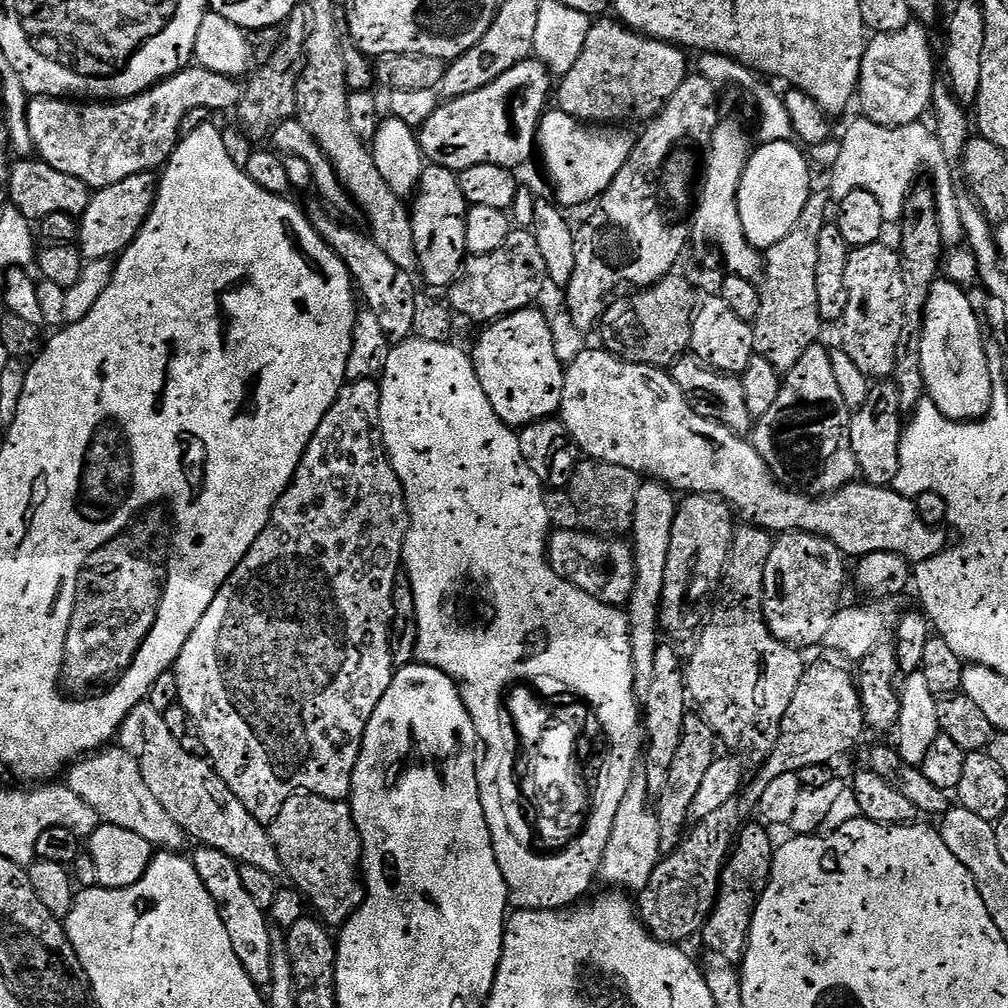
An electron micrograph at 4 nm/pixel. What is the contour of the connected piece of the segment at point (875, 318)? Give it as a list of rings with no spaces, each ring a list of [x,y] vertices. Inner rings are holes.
[[[887,243],[871,244],[851,249],[846,262],[846,314],[842,321],[844,327],[844,344],[842,350],[869,378],[888,378],[896,370],[896,351],[898,338],[902,334],[902,314],[906,306],[906,285],[902,282],[902,266],[900,253],[895,247],[887,248]]]

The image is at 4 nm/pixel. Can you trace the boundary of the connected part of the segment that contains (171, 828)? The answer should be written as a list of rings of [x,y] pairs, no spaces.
[[[112,746],[97,751],[71,765],[67,776],[67,788],[82,798],[82,802],[89,804],[100,815],[101,821],[122,827],[124,831],[133,831],[152,844],[153,849],[175,853],[183,849],[180,847],[186,843],[184,832],[170,814],[162,810],[162,804],[154,798],[154,794],[150,794],[150,788],[138,770],[138,762],[134,762],[132,755],[123,748]]]

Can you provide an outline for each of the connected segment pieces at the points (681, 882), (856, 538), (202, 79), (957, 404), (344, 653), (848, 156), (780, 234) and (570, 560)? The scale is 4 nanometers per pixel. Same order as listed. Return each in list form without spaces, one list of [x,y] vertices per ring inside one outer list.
[[[816,664],[805,667],[802,682],[798,682],[798,690],[794,690],[794,698],[790,698],[790,707],[786,709],[786,718],[780,723],[778,742],[774,742],[774,750],[768,759],[759,765],[760,773],[749,779],[741,787],[738,798],[726,802],[719,810],[706,818],[695,821],[687,829],[684,839],[672,853],[665,855],[650,874],[650,880],[644,889],[638,893],[638,915],[648,933],[664,944],[683,945],[692,935],[703,929],[705,920],[712,913],[716,904],[716,896],[720,893],[720,874],[724,871],[724,862],[728,859],[736,836],[745,824],[753,819],[759,809],[760,799],[766,786],[774,782],[774,778],[782,778],[782,774],[804,774],[807,768],[816,768],[819,764],[828,764],[839,756],[844,756],[860,740],[860,735],[866,732],[864,722],[864,705],[860,702],[860,690],[854,676],[844,668],[835,668],[832,664]]]
[[[585,350],[565,367],[564,389],[558,413],[559,419],[563,420],[566,430],[587,459],[601,460],[603,464],[620,466],[637,474],[645,472],[648,475],[645,477],[680,494],[719,498],[739,515],[741,512],[748,519],[745,521],[763,528],[769,534],[809,532],[823,536],[834,542],[837,550],[848,558],[889,552],[898,554],[915,566],[945,550],[943,531],[940,528],[929,528],[928,524],[922,522],[915,503],[909,497],[892,491],[891,487],[874,487],[867,482],[853,482],[833,496],[819,498],[785,488],[772,477],[772,471],[747,439],[718,422],[702,418],[702,414],[694,414],[682,390],[678,390],[665,369],[651,368],[645,364],[626,364],[607,350],[599,351]]]
[[[189,66],[129,100],[104,103],[29,99],[29,134],[35,155],[54,170],[80,179],[90,190],[114,186],[122,178],[134,178],[143,172],[155,173],[172,156],[186,114],[199,108],[208,108],[212,114],[231,113],[238,108],[242,88],[236,84],[239,83],[231,76]]]
[[[945,278],[937,279],[930,290],[930,298],[926,298],[924,325],[922,326],[922,378],[927,399],[938,406],[942,414],[957,422],[975,422],[983,420],[992,401],[992,375],[988,365],[986,339],[980,329],[980,320],[976,317],[976,308],[972,300],[954,284]]]
[[[354,380],[345,383],[344,389],[338,394],[338,398],[334,402],[334,406],[330,406],[330,410],[326,414],[326,418],[322,418],[322,422],[318,426],[318,430],[314,434],[314,438],[308,443],[308,448],[304,451],[304,457],[300,459],[298,470],[294,474],[291,484],[288,489],[282,494],[282,498],[274,506],[270,522],[266,526],[266,530],[262,530],[262,534],[258,534],[258,538],[254,542],[254,546],[250,546],[250,550],[246,554],[246,558],[242,558],[242,562],[232,572],[232,576],[220,588],[220,592],[214,598],[214,602],[210,606],[210,610],[206,610],[206,614],[202,614],[202,622],[198,622],[198,626],[194,630],[194,634],[190,634],[190,638],[186,642],[186,646],[182,646],[182,654],[177,658],[174,665],[176,673],[176,681],[178,682],[178,690],[180,698],[178,704],[186,709],[190,714],[190,718],[195,722],[196,729],[200,735],[200,741],[204,743],[204,752],[207,759],[210,761],[213,768],[224,780],[228,789],[242,802],[242,806],[246,806],[246,810],[250,812],[252,817],[260,821],[261,824],[268,826],[275,820],[276,815],[282,810],[282,806],[291,796],[299,796],[307,794],[309,796],[321,796],[327,800],[342,800],[349,799],[352,790],[352,775],[354,774],[354,766],[360,757],[360,741],[364,739],[364,731],[370,722],[370,718],[374,714],[374,710],[378,706],[378,702],[382,698],[382,694],[386,694],[386,690],[392,681],[392,651],[393,641],[388,641],[388,619],[392,616],[392,595],[396,592],[396,575],[401,575],[402,565],[401,556],[403,554],[403,544],[406,534],[408,533],[408,504],[404,500],[404,491],[400,485],[400,480],[394,474],[392,464],[388,460],[388,453],[384,451],[384,439],[382,438],[382,430],[380,429],[380,386],[376,380]]]
[[[857,118],[846,130],[834,166],[832,168],[832,176],[830,178],[830,196],[833,201],[839,202],[846,198],[856,189],[862,189],[867,193],[874,195],[881,203],[882,214],[885,223],[897,223],[903,219],[905,202],[908,195],[915,185],[916,176],[924,171],[929,170],[932,174],[934,182],[932,189],[936,196],[936,209],[938,210],[939,229],[942,230],[942,240],[945,247],[952,248],[965,241],[960,217],[960,194],[956,192],[954,180],[952,178],[952,165],[944,158],[944,151],[940,146],[939,140],[935,136],[934,130],[923,121],[916,121],[906,126],[888,128],[878,126],[877,123],[870,122],[863,118]]]
[[[772,141],[761,143],[760,149],[753,151],[744,167],[744,173],[738,186],[738,218],[742,220],[742,230],[749,243],[758,250],[767,250],[782,242],[790,230],[794,230],[794,222],[802,218],[804,207],[809,196],[813,195],[812,176],[808,173],[808,160],[799,152],[801,149],[789,141]]]
[[[556,530],[548,537],[546,555],[557,575],[604,604],[624,606],[632,597],[632,587],[636,581],[636,557],[632,554],[631,543],[623,539],[608,539],[583,530]]]

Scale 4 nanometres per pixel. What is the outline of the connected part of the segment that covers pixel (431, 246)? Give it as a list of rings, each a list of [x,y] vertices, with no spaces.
[[[437,164],[425,167],[412,201],[410,215],[418,272],[430,287],[447,289],[461,275],[460,267],[468,256],[466,218],[470,205],[459,186],[459,175]]]

